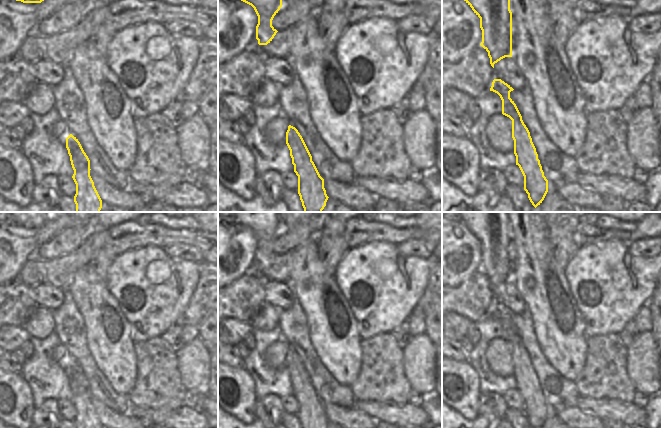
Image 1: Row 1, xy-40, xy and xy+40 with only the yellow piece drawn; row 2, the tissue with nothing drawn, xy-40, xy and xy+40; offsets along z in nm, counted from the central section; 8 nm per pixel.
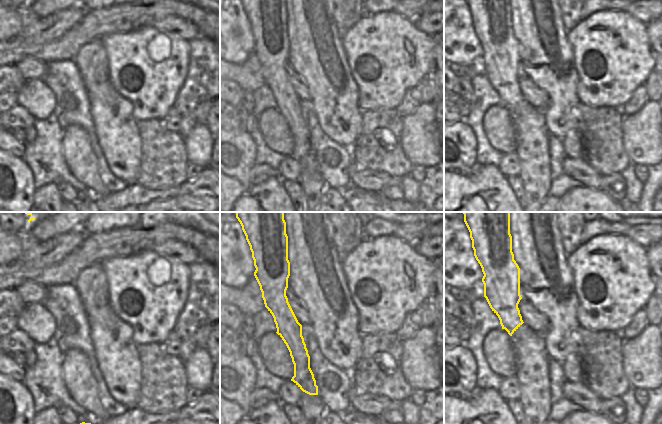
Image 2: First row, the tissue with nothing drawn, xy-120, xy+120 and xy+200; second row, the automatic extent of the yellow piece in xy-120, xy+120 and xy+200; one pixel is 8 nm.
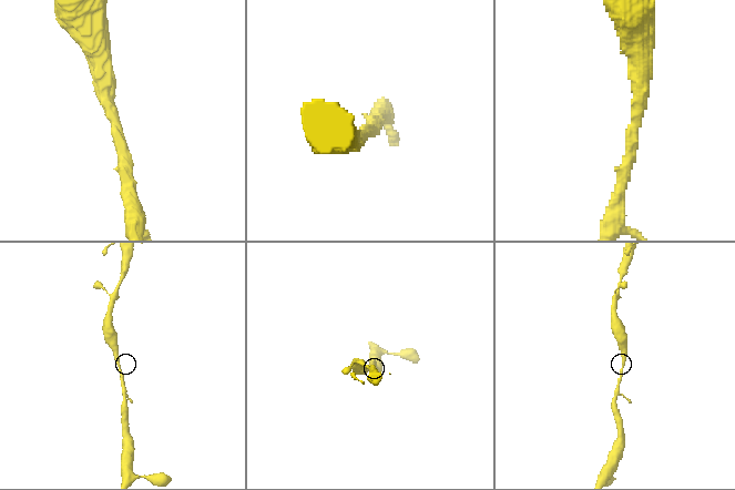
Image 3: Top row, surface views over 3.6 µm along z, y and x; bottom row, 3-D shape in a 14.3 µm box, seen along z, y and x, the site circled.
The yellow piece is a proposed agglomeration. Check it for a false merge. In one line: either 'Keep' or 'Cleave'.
Keep

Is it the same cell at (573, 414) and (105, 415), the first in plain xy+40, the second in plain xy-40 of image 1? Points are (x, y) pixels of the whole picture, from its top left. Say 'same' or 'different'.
same

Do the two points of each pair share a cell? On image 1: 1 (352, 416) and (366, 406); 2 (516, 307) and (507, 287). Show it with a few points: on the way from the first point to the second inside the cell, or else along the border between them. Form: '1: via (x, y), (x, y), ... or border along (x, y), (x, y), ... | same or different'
1: border along (354, 406), (373, 417) | different
2: via (515, 302), (507, 292) | same

